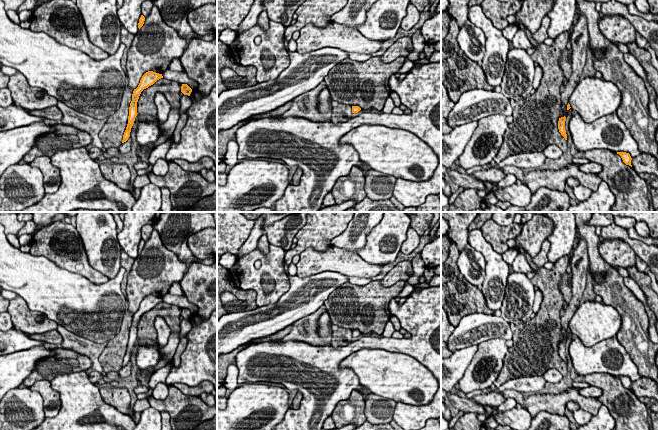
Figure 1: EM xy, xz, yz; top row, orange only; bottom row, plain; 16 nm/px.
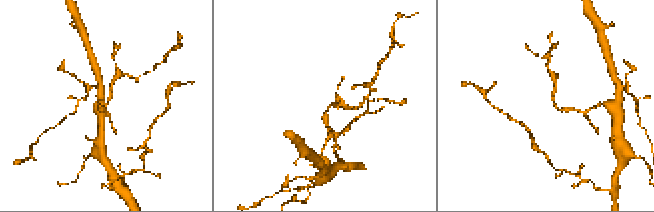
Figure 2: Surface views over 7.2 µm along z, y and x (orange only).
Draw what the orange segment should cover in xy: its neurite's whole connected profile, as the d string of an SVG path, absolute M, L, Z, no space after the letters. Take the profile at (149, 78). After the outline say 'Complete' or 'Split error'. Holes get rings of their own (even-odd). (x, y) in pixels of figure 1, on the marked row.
M148 71L142 76L138 87L134 89L133 94L132 94L132 101L129 107L128 124L127 124L126 130L123 135L122 143L126 142L128 138L130 137L131 128L138 114L137 113L137 102L138 102L141 92L144 89L148 88L149 86L153 85L157 80L161 78L163 78L162 74L159 74L153 71Z. Complete

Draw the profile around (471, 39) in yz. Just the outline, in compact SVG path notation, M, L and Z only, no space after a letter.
M469 18L459 29L457 42L462 52L474 62L482 61L485 53L485 34Z

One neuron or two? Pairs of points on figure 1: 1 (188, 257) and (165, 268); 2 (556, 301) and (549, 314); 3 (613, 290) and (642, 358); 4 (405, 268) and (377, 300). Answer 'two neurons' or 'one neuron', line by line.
1: two neurons
2: one neuron
3: one neuron
4: one neuron

